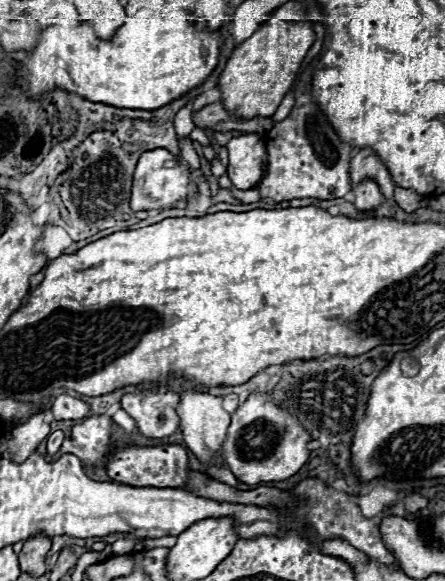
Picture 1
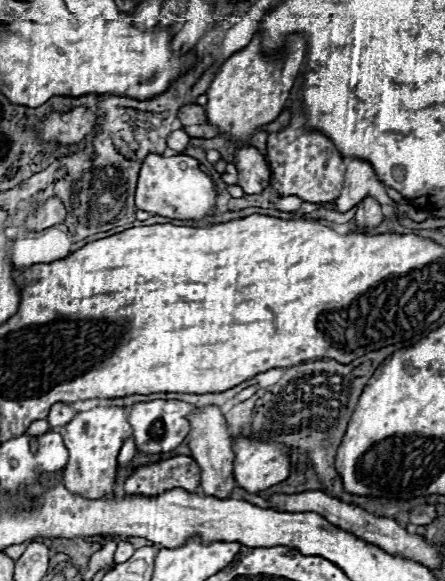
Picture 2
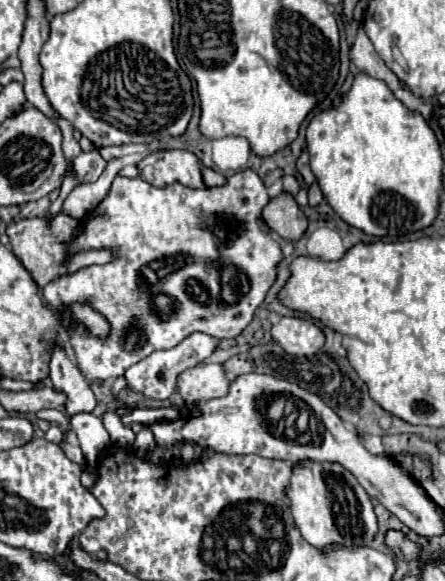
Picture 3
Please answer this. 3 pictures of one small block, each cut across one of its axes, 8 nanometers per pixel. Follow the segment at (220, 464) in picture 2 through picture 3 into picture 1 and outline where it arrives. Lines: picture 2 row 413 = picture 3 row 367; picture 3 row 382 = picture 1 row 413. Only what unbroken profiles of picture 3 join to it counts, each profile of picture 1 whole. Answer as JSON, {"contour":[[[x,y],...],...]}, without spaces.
{"contour":[[[182,388],[180,402],[178,402],[176,410],[178,410],[178,416],[180,416],[184,442],[188,444],[188,448],[204,462],[204,466],[210,466],[210,464],[224,466],[220,462],[220,444],[226,438],[226,430],[230,426],[230,414],[222,408],[222,398],[218,398],[218,396],[214,396],[206,390]]]}

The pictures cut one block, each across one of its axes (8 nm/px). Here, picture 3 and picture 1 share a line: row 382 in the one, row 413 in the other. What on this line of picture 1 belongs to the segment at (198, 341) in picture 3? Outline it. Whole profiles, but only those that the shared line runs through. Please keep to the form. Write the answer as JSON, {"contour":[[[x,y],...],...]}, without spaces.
{"contour":[[[148,388],[122,396],[120,404],[136,420],[138,430],[148,438],[166,438],[174,434],[180,424],[176,416],[178,394],[172,390]]]}

